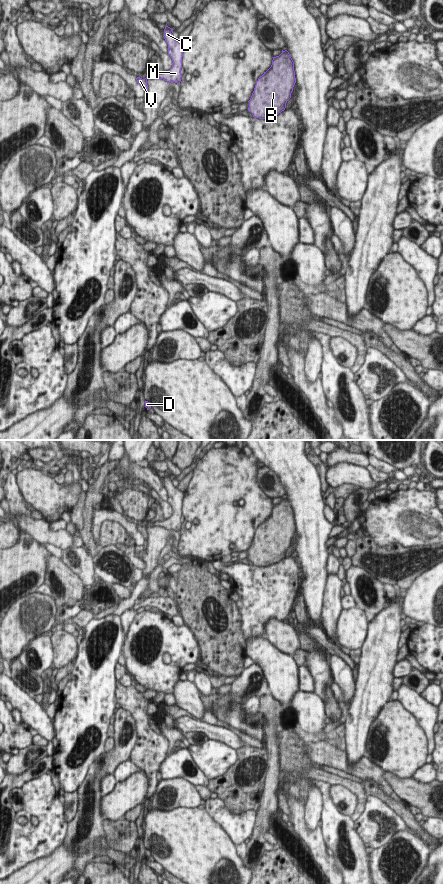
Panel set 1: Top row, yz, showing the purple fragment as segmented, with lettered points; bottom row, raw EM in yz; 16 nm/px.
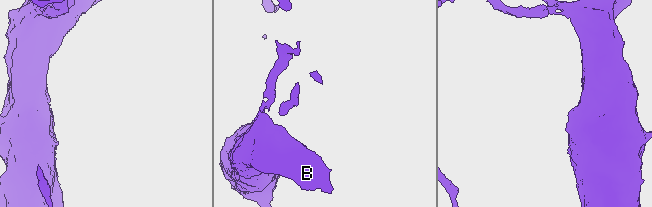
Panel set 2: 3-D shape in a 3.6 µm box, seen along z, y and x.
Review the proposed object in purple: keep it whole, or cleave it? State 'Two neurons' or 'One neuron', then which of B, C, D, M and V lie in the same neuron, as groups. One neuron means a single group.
Two neurons. Groups: B D V / C M

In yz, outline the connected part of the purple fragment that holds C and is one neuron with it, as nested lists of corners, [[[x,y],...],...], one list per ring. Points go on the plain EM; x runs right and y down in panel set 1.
[[[166,474],[164,477],[164,487],[168,492],[168,503],[171,505],[173,509],[172,516],[164,521],[156,521],[155,523],[149,523],[145,526],[147,529],[149,526],[159,526],[170,530],[175,530],[177,532],[180,532],[181,530],[181,516],[182,516],[182,505],[183,505],[183,499],[184,499],[184,492],[181,490],[178,490],[173,486],[173,477]]]

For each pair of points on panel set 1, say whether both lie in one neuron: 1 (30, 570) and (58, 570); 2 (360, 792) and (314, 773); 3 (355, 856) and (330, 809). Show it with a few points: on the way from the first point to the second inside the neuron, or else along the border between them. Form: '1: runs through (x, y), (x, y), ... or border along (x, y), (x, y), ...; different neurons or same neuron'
1: border along (51, 555), (47, 560), (47, 570), (43, 583); different neurons
2: runs through (349, 784), (325, 776); same neuron
3: runs through (349, 843), (344, 834), (338, 832), (333, 822); same neuron

